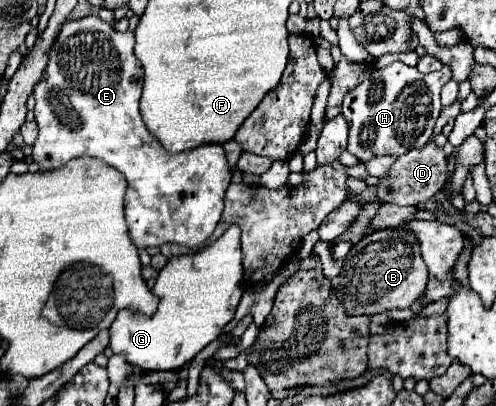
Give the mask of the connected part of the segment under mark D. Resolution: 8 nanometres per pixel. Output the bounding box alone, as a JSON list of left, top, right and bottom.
[377,143,447,205]

